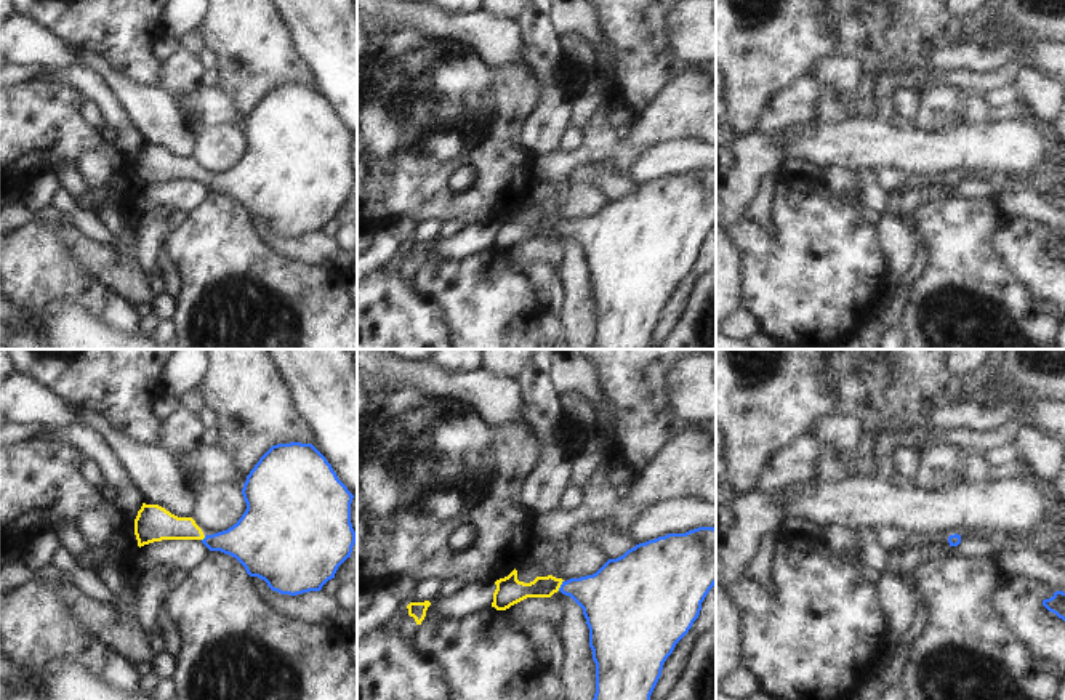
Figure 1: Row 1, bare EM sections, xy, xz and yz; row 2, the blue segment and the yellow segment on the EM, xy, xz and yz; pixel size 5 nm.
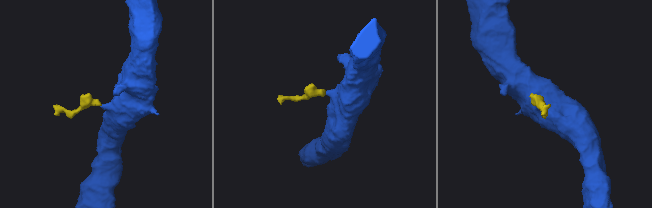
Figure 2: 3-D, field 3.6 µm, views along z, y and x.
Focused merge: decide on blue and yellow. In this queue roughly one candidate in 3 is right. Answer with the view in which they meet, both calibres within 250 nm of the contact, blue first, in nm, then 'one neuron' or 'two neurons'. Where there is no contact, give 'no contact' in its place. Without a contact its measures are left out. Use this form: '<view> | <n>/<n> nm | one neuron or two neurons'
xz | 300/120 nm | one neuron

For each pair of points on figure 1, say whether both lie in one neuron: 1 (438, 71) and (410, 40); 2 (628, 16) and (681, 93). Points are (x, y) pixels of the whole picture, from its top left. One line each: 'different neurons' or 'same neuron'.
1: same neuron
2: different neurons

